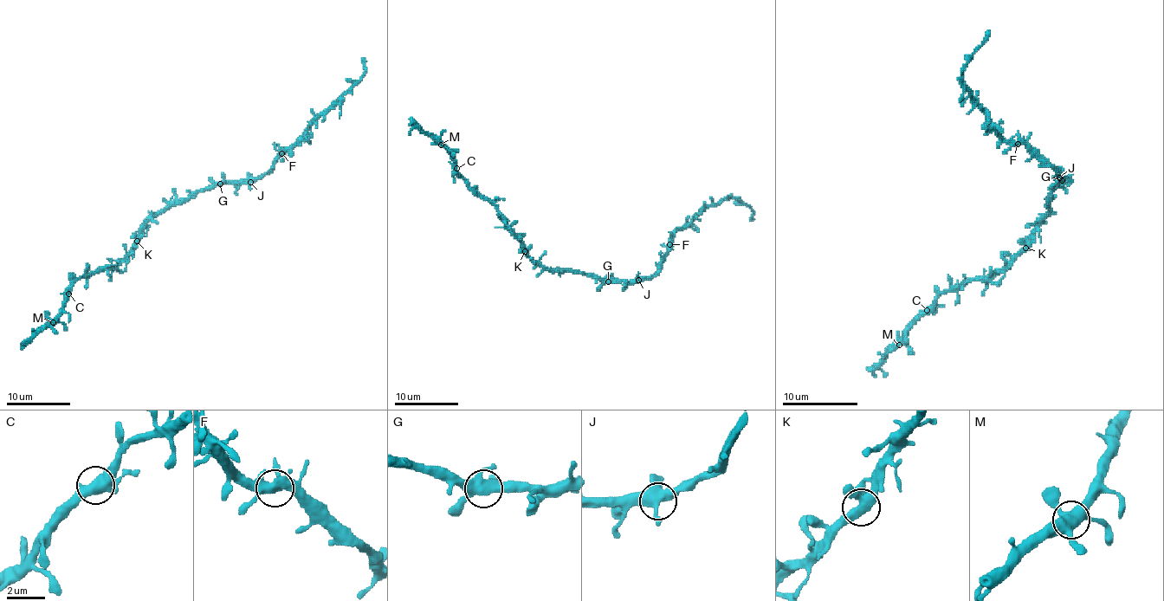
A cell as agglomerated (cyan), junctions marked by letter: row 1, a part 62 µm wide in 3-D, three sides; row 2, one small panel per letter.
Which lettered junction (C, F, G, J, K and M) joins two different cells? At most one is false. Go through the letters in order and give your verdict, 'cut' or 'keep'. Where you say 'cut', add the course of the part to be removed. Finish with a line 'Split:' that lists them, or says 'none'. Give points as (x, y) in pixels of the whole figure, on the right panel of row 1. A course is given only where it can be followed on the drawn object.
C: keep
F: keep
G: keep
J: keep
K: keep
M: keep
Split: none

